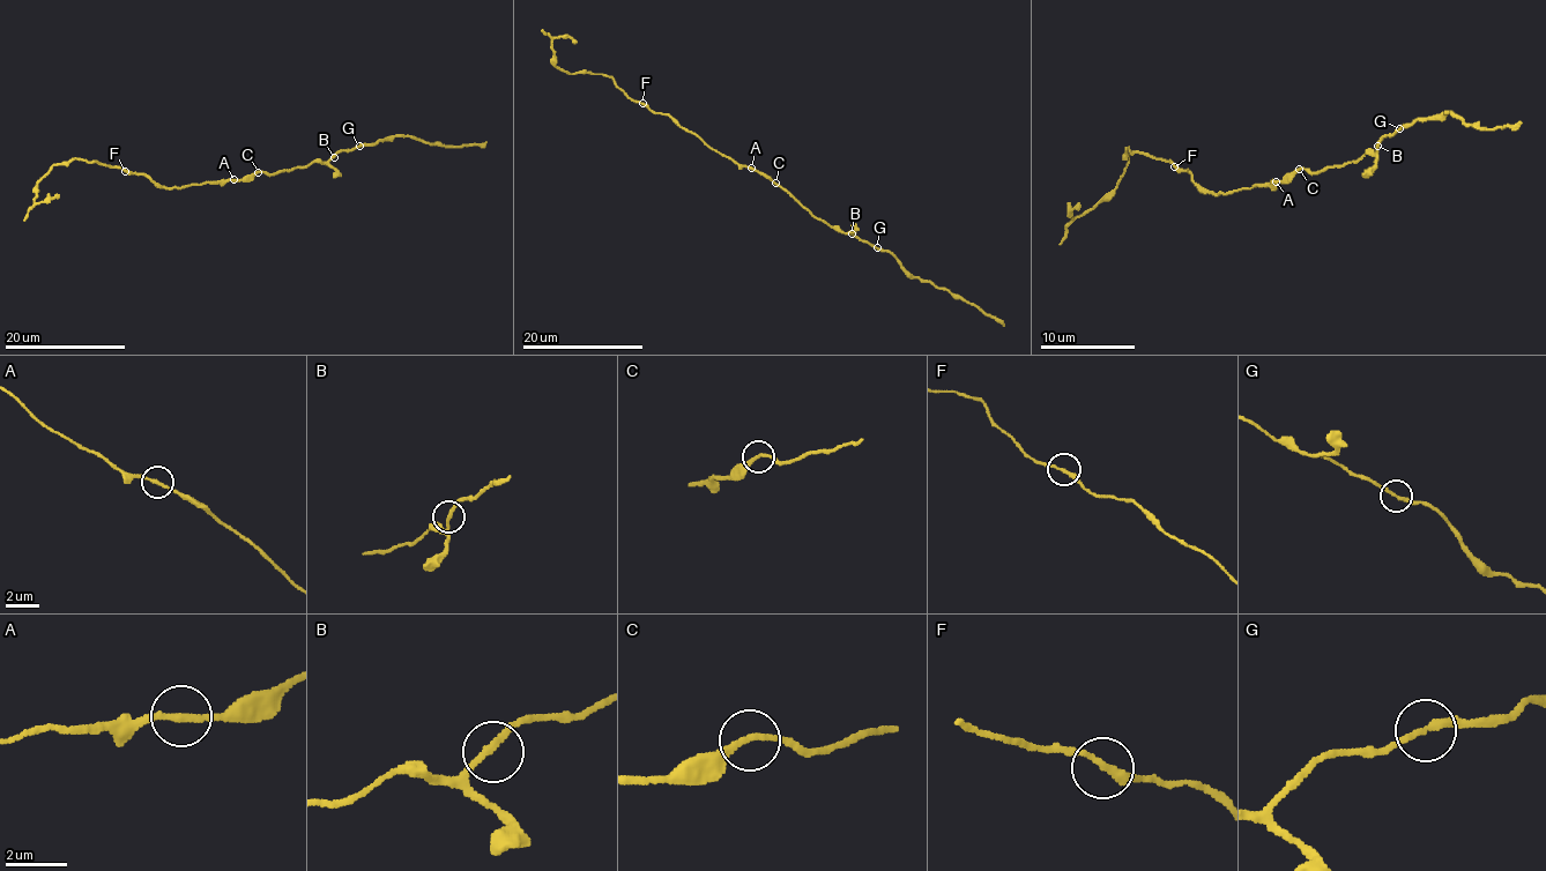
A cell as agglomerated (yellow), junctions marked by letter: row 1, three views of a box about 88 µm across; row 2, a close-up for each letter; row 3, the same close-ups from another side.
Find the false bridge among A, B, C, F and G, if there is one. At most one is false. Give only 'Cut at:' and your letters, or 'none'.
Cut at: none

